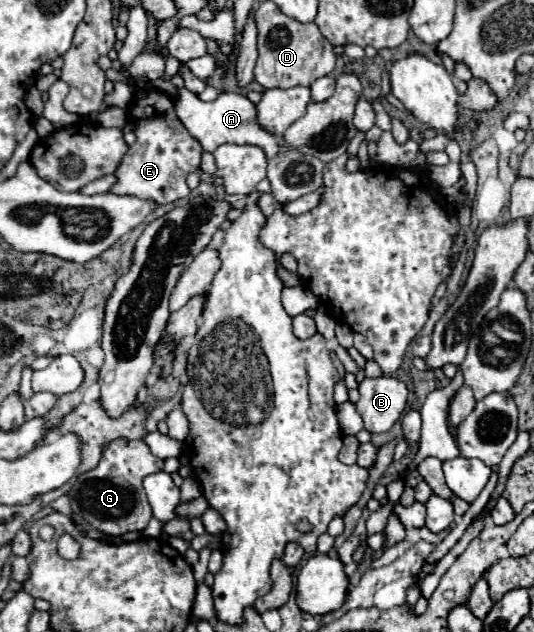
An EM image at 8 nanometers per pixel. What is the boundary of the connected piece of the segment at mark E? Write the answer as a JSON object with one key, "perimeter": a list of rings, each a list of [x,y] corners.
{"perimeter":[[[138,90],[134,102],[130,104],[130,116],[138,118],[136,120],[136,144],[132,144],[126,152],[126,158],[122,158],[118,170],[114,172],[118,178],[118,184],[110,188],[112,194],[134,194],[138,198],[148,198],[154,200],[158,204],[166,204],[166,202],[176,202],[184,196],[190,194],[190,188],[186,184],[186,176],[200,166],[200,156],[202,156],[202,148],[198,146],[198,142],[194,142],[194,138],[190,138],[188,130],[182,126],[182,122],[178,122],[176,110],[174,110],[176,102],[172,96],[168,96],[166,92],[158,92],[158,90]]]}

